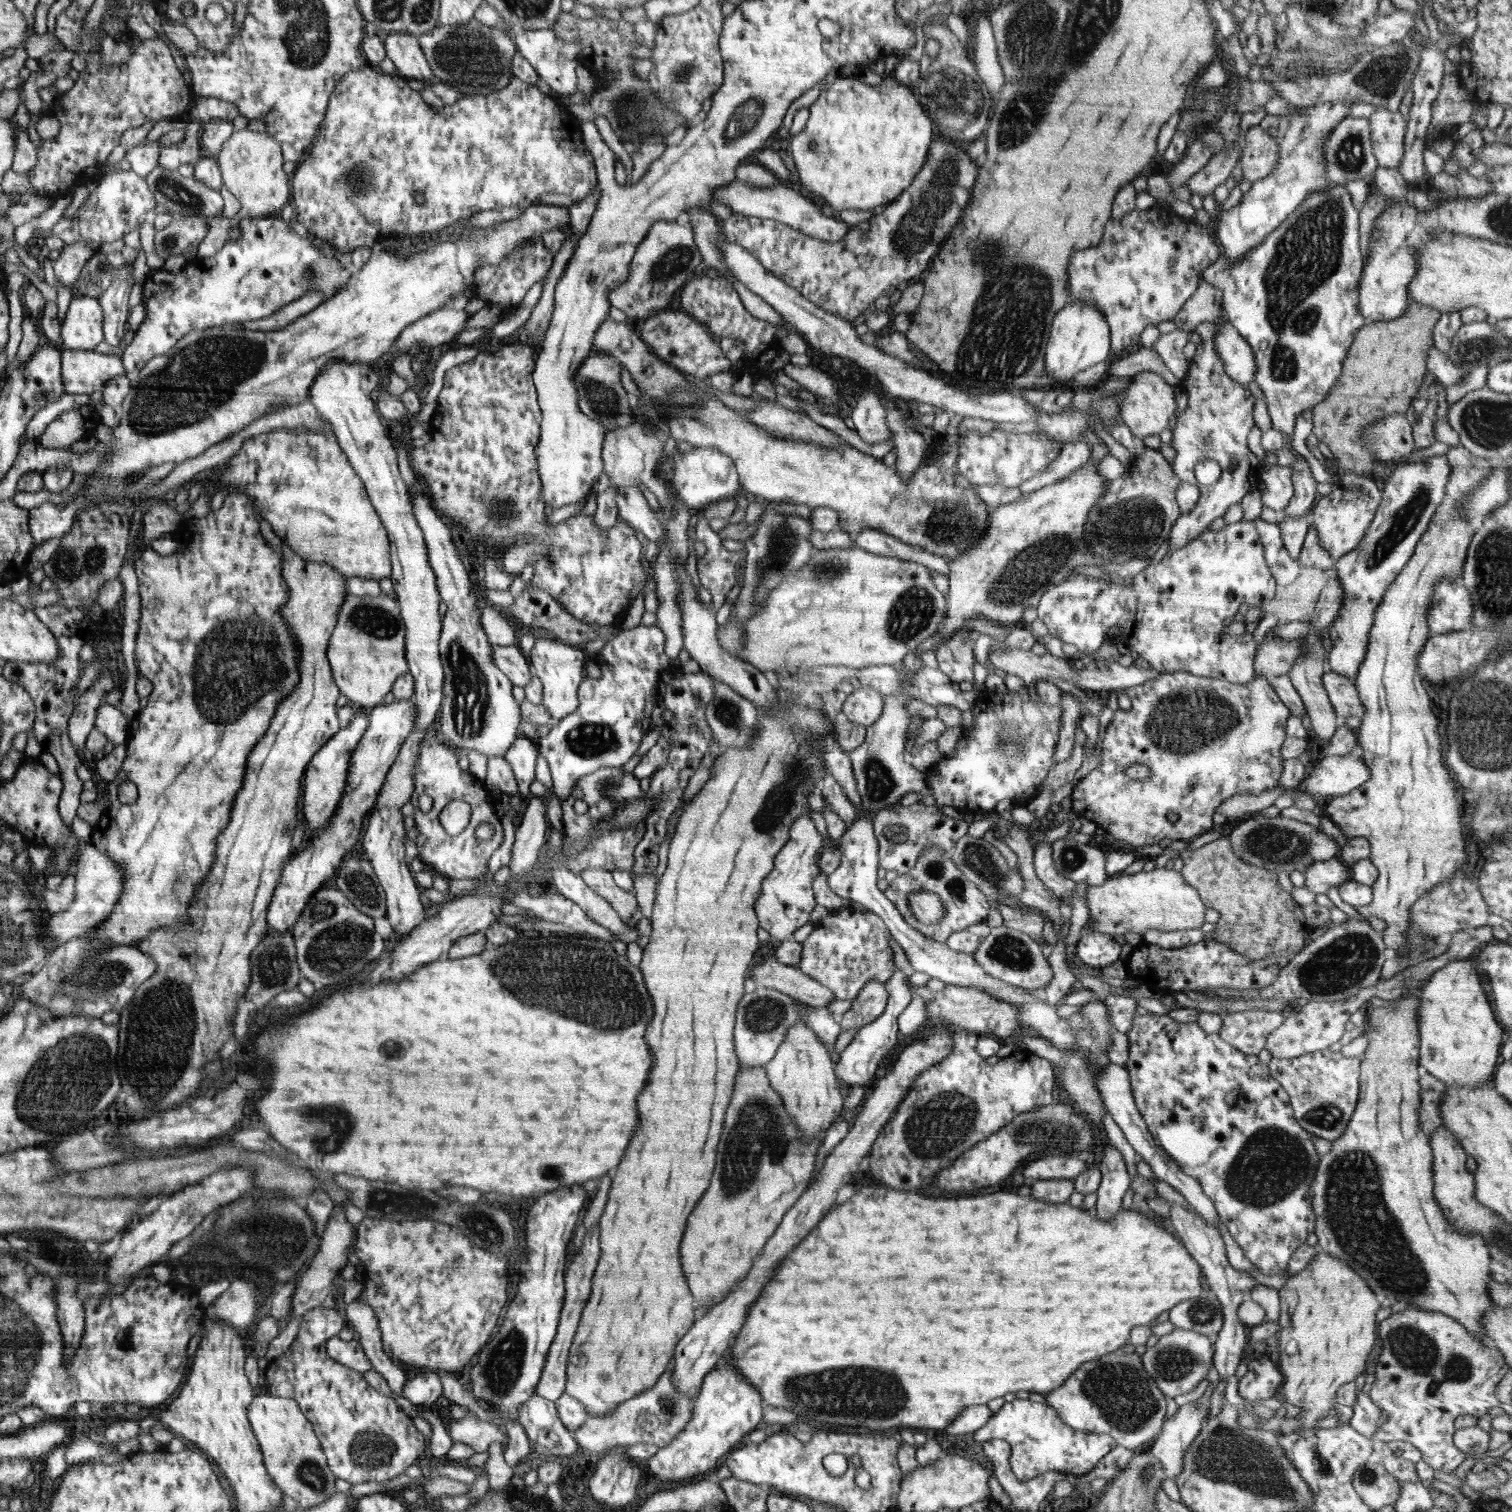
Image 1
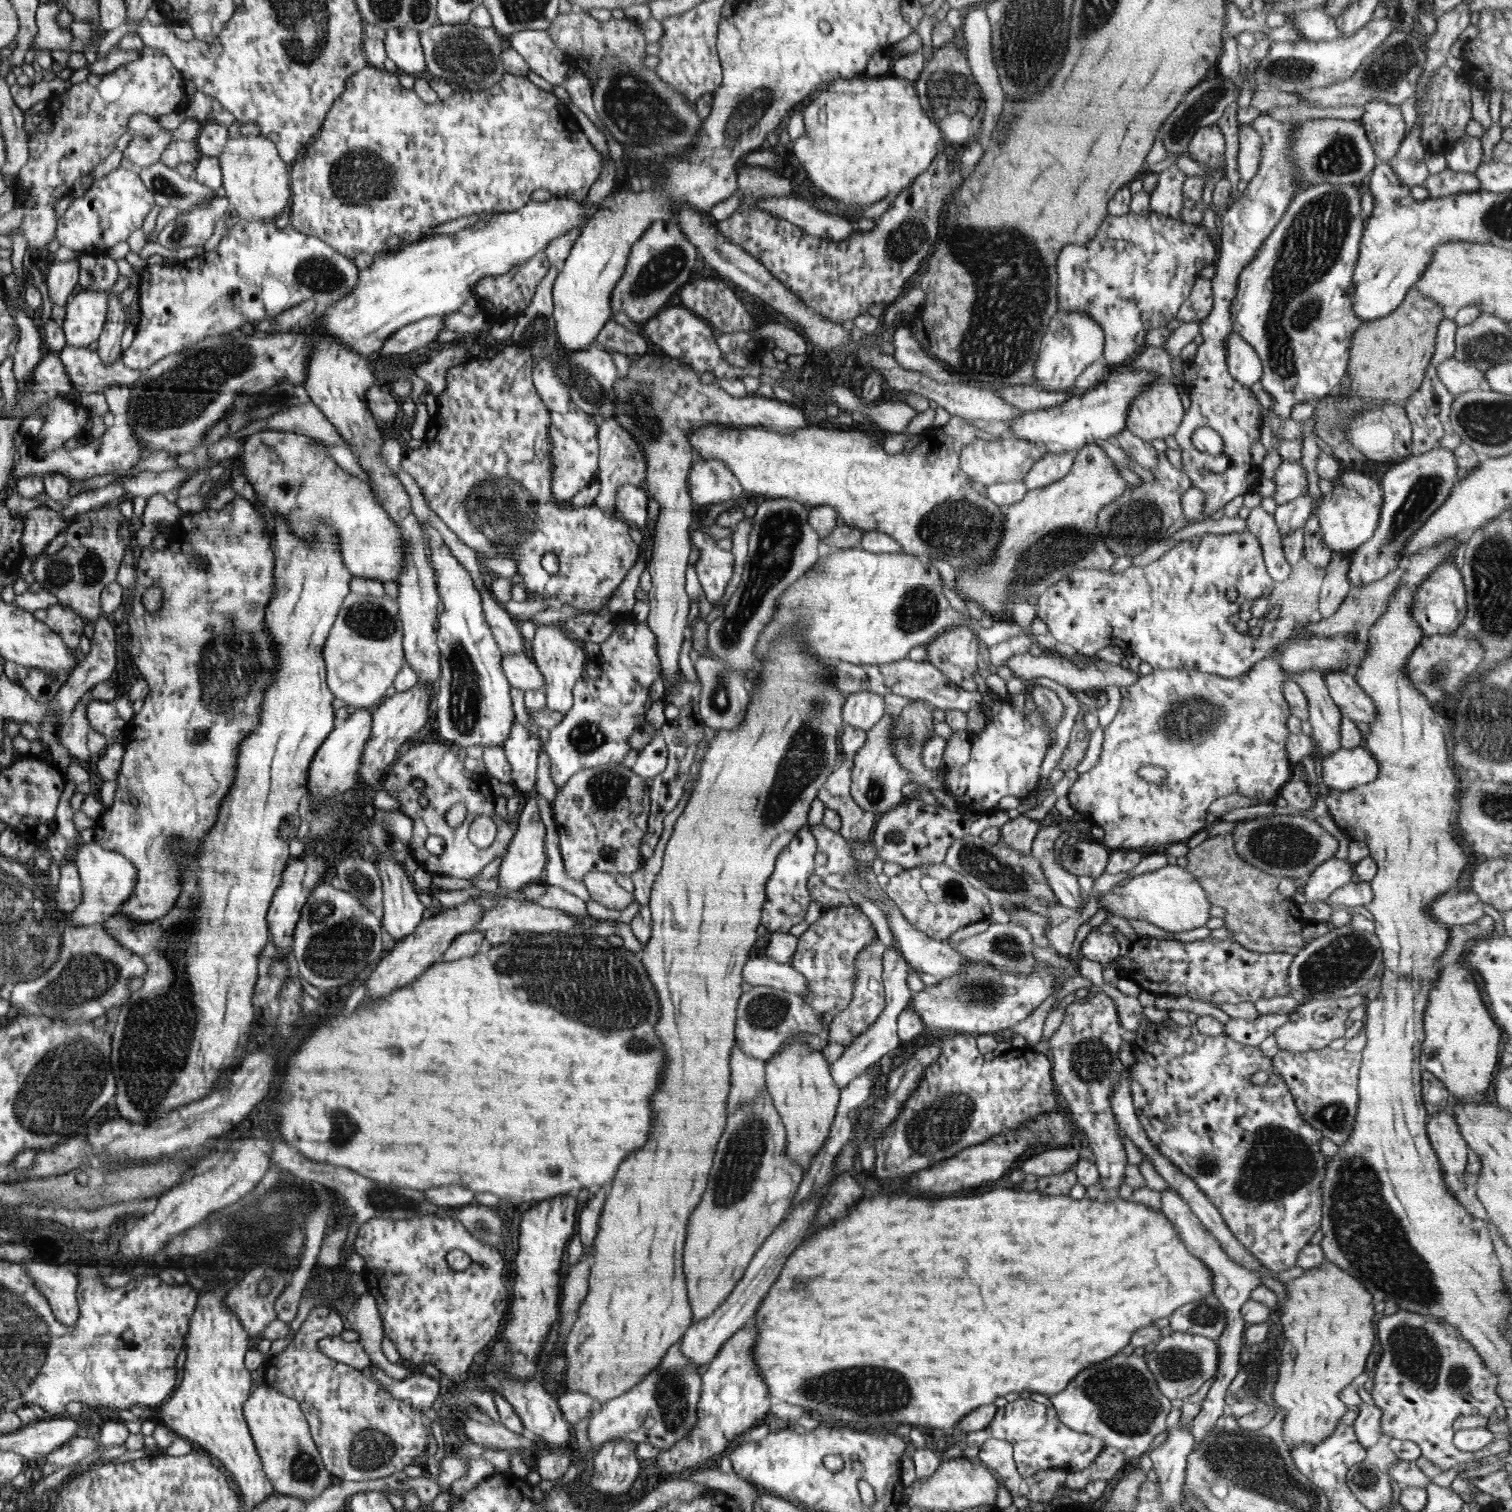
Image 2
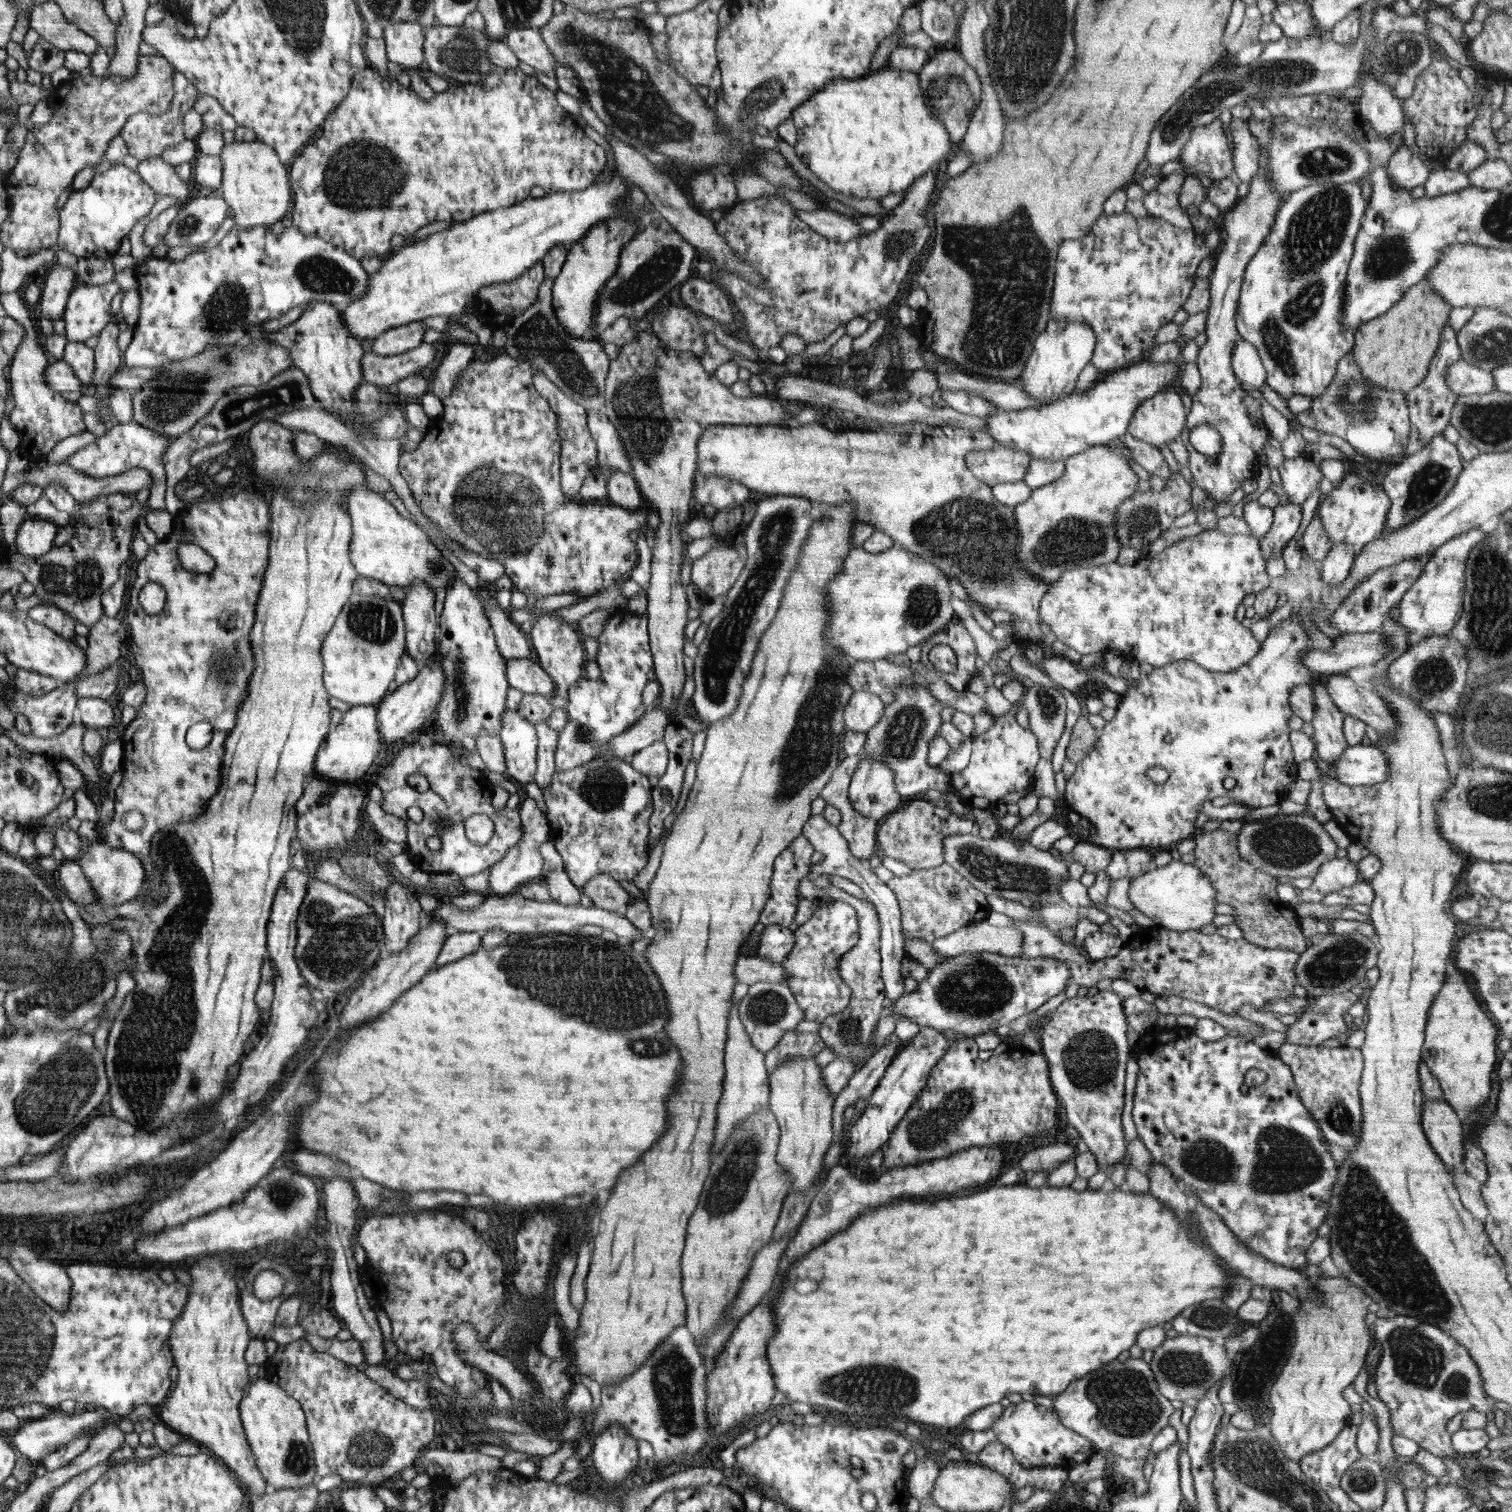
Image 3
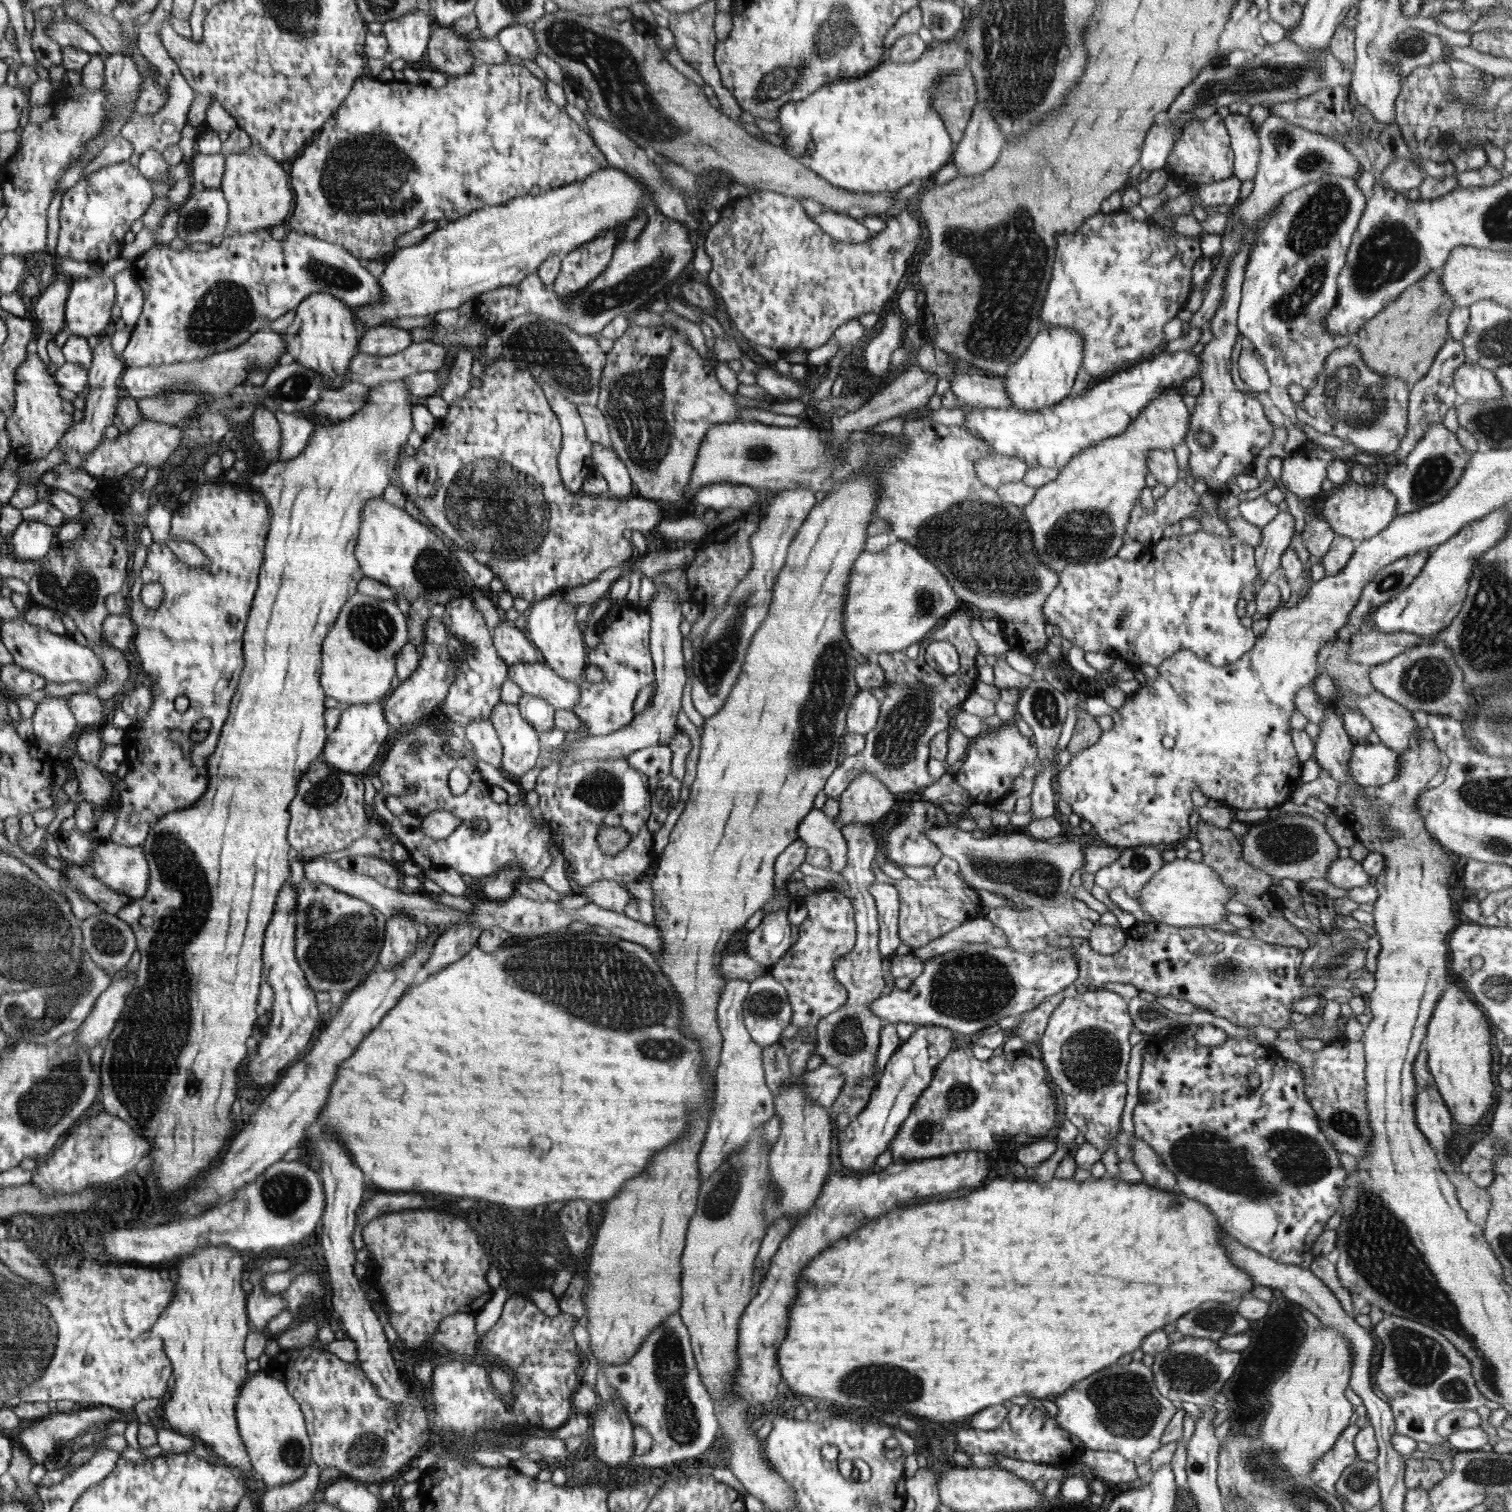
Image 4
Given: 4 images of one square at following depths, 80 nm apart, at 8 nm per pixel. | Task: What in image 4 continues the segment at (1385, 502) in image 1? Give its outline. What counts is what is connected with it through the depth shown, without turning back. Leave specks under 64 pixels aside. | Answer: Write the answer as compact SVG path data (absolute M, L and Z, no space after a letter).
M1431 422L1424 436L1400 464L1392 467L1384 481L1385 487L1397 496L1396 517L1443 499L1458 484L1469 457L1469 452L1459 443L1457 433L1448 430L1444 423Z

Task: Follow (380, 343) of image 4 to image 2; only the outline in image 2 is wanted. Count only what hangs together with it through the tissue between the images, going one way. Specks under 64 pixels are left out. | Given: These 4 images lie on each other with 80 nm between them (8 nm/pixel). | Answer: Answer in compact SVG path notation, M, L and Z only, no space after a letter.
M447 316L429 317L400 328L383 344L381 353L384 355L408 354L412 350L423 348L435 340L438 332L446 330L444 320Z

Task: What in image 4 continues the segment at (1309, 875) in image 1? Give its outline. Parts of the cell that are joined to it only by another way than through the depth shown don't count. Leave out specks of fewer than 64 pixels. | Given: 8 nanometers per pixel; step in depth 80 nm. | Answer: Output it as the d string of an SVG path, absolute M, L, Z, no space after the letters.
M1350 857L1334 860L1324 880L1346 890L1368 886L1373 882L1373 878L1369 876L1368 872L1364 871L1361 864Z

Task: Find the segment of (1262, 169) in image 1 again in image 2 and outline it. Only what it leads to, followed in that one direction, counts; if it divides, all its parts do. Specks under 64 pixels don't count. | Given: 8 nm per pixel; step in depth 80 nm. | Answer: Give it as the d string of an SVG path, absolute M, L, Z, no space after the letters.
M1251 125L1238 127L1239 151L1237 169L1242 180L1251 181L1258 172L1263 147L1262 137Z

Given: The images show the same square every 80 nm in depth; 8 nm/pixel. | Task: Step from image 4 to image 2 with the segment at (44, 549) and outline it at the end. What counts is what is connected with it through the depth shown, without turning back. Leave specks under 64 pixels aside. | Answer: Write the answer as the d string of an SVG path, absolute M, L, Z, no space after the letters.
M38 506L26 513L24 522L23 545L27 549L26 559L42 556L50 541L67 530L68 523L62 518L61 511L50 510L48 507L40 509Z

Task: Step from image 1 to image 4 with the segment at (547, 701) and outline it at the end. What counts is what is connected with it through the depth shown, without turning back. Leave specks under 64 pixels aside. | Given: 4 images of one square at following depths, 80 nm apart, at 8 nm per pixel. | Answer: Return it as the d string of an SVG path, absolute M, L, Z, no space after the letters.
M553 592L532 604L525 633L537 648L541 662L548 665L558 676L569 681L582 678L586 668L586 648L582 640L582 630L576 624L576 604L564 600L564 592Z

